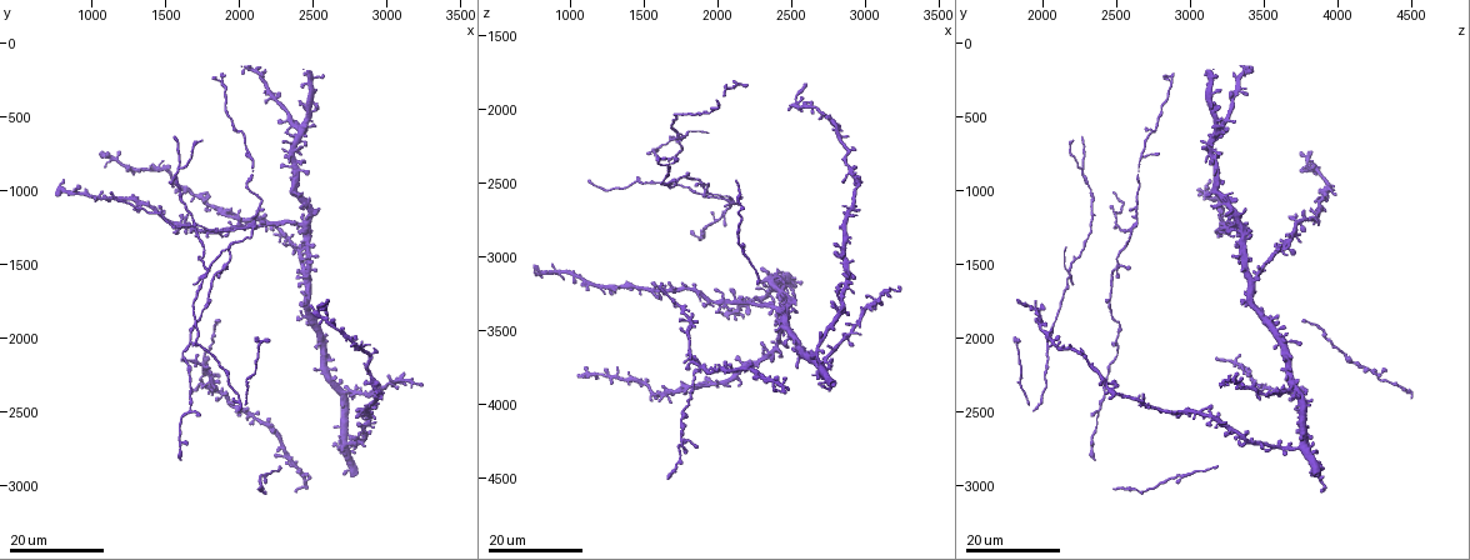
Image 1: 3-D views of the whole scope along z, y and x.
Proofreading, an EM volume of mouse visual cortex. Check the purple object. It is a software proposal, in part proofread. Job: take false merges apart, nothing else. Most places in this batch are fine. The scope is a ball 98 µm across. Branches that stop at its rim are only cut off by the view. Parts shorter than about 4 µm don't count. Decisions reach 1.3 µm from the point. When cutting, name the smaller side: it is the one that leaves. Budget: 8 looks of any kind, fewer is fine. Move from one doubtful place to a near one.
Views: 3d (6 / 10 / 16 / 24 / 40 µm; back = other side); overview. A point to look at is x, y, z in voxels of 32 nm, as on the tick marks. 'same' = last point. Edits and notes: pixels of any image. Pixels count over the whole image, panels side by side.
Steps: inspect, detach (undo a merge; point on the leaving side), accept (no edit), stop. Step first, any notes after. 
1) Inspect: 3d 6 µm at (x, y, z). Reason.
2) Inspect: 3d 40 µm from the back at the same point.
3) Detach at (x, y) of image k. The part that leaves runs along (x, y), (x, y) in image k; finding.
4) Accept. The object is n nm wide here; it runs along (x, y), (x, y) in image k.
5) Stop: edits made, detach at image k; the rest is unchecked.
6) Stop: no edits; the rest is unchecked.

Inspect: 3d 24 µm at (1580, 860, 2260). Three-way junction.

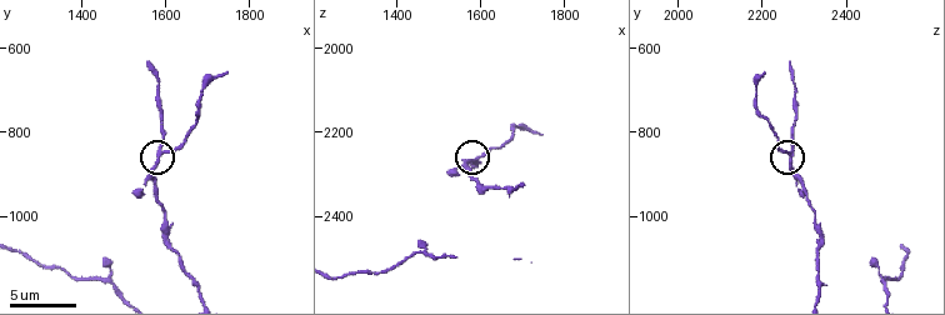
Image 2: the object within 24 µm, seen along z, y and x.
Inspect: 3d 6 µm at (1585, 850, 2270). Closer look.

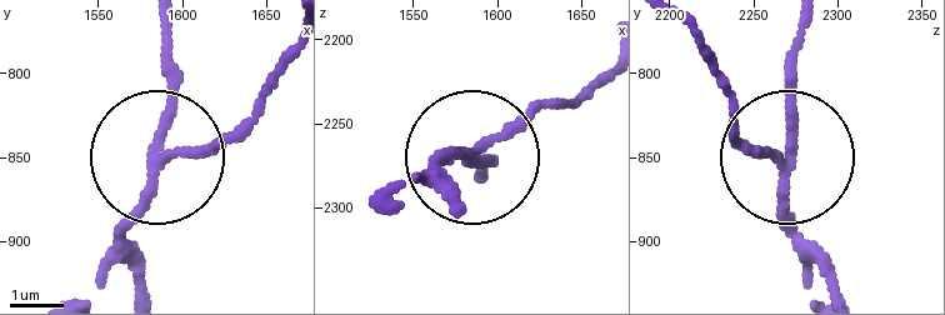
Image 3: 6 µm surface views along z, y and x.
Detach at (216, 146) of image 3. The part that leaves runs along (776, 173), (741, 136), (705, 43) in image 3; two neurons meet here.

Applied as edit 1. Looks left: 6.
Inspect: 3d 16 µm at (2060, 760, 2680). Three arms meet.

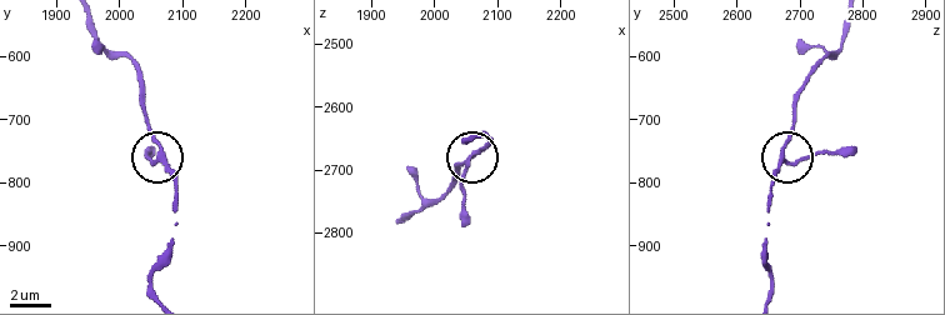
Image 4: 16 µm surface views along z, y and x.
Inspect: 3d 6 µm at (2070, 760, 2670).

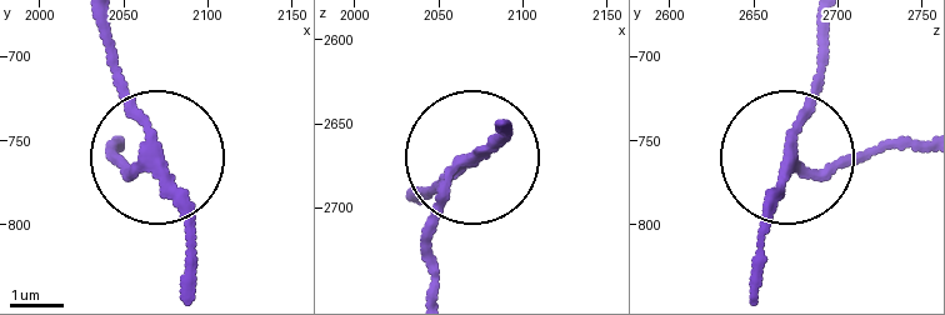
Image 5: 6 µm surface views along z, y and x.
Accept. Continuous, no second neuron.

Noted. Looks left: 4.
Inspect: 3d 16 µm at (1780, 1540, 2160). Arms part here.

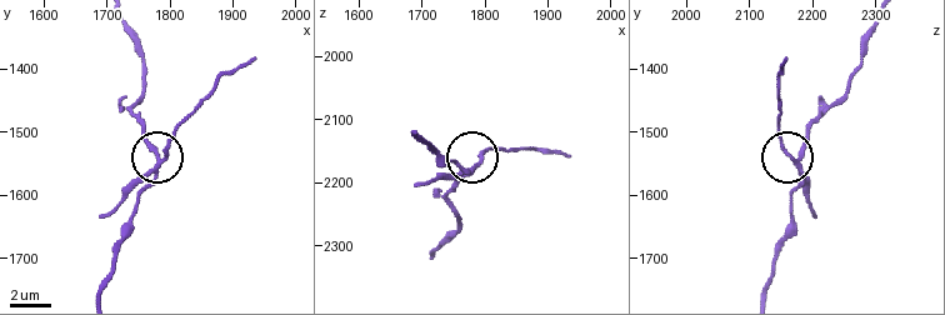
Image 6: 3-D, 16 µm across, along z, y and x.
Inspect: 3d 10 µm at (1785, 1535, 2175).

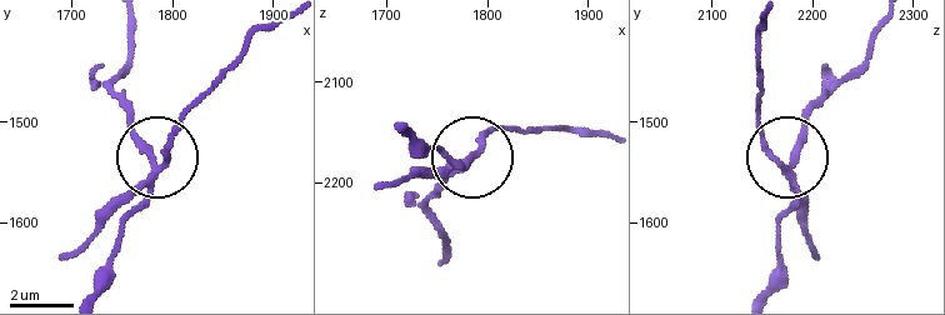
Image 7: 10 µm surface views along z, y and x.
Inspect: 3d 10 µm from the back at (1784, 1538, 2180). From behind.

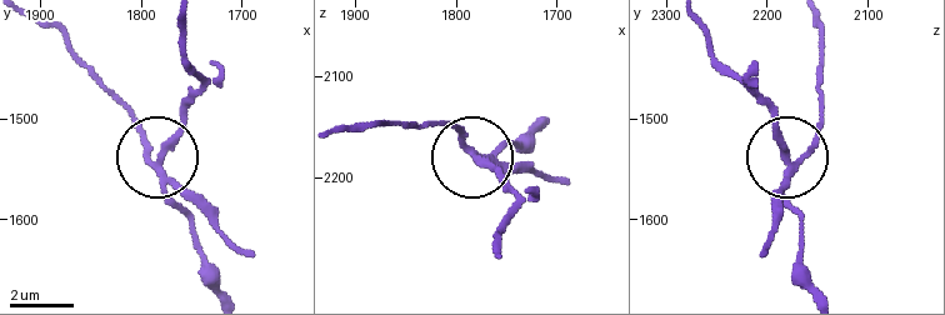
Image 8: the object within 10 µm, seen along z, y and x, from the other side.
Detach at (201, 195) of image 8. The object is 200 nm wide here; two neurons meet here.

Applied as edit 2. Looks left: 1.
Stop: edits made, detach at image 3, detach at image 8; the rest is unchecked.

